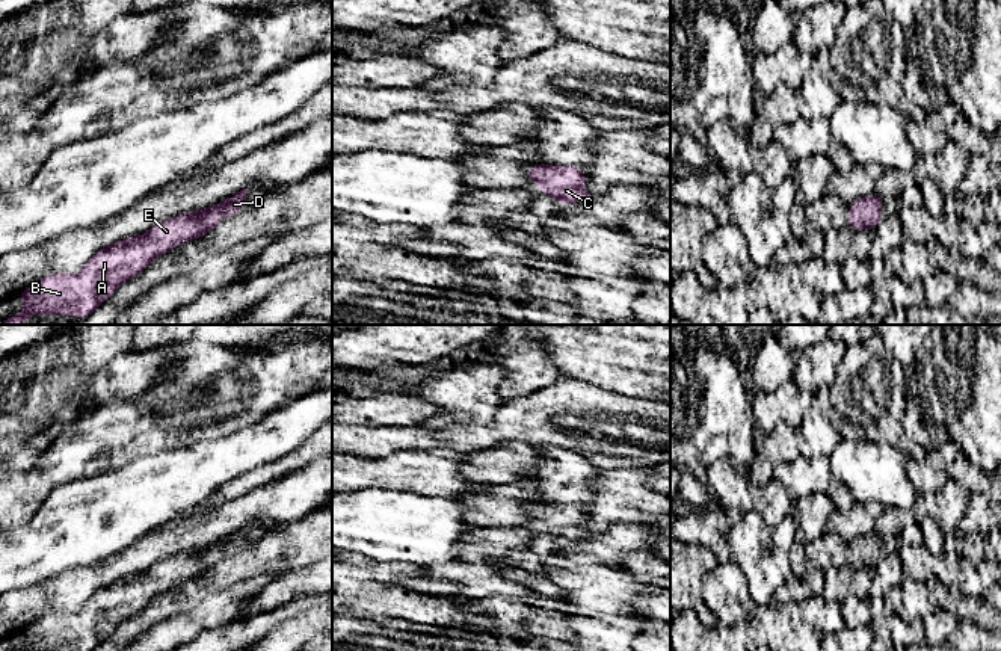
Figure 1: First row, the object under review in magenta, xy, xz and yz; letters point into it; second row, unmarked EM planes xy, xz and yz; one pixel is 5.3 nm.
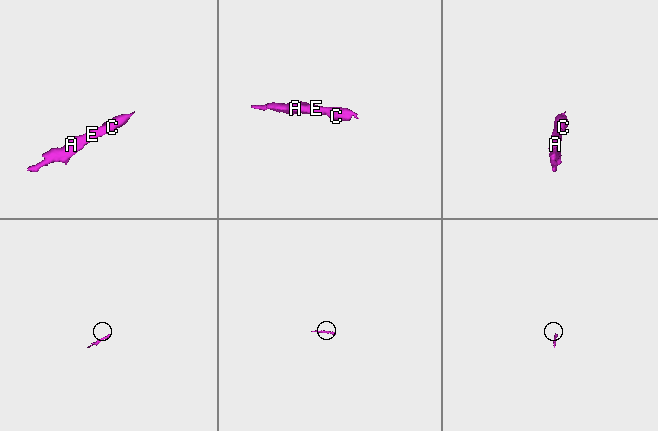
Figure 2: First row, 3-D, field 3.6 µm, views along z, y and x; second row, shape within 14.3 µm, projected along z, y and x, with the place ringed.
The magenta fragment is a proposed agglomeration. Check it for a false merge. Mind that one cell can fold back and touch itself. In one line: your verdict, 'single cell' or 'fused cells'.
single cell

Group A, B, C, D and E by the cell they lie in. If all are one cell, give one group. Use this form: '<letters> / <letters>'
A B C D E

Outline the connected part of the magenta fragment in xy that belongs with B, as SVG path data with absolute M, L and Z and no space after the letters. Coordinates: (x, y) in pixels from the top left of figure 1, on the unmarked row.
M246 527L210 547L178 553L146 571L116 578L98 588L75 612L51 612L18 631L27 645L20 651L94 651L121 622L145 609L177 585L199 578L246 544Z

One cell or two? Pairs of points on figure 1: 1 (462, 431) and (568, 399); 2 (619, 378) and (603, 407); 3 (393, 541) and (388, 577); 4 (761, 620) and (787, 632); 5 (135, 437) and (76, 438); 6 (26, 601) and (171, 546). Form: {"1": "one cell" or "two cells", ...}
{"1": "one cell", "2": "two cells", "3": "two cells", "4": "one cell", "5": "one cell", "6": "one cell"}

